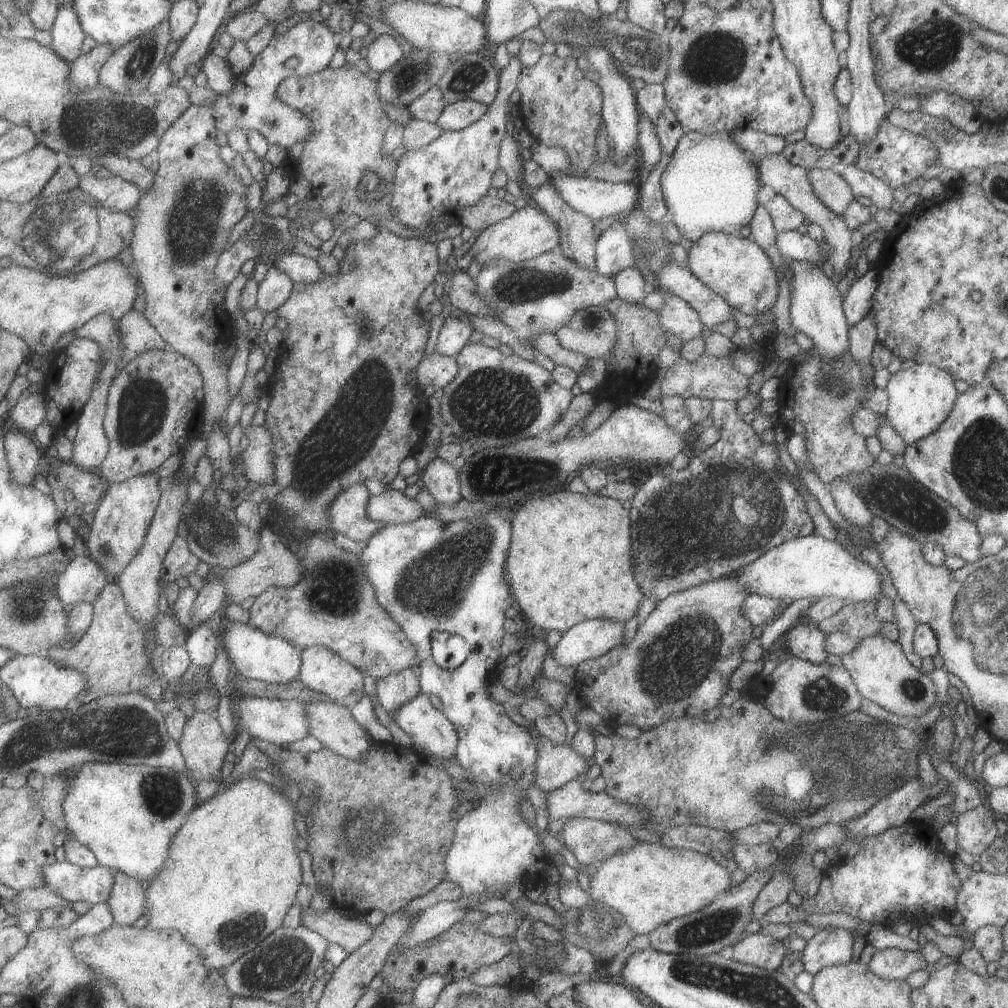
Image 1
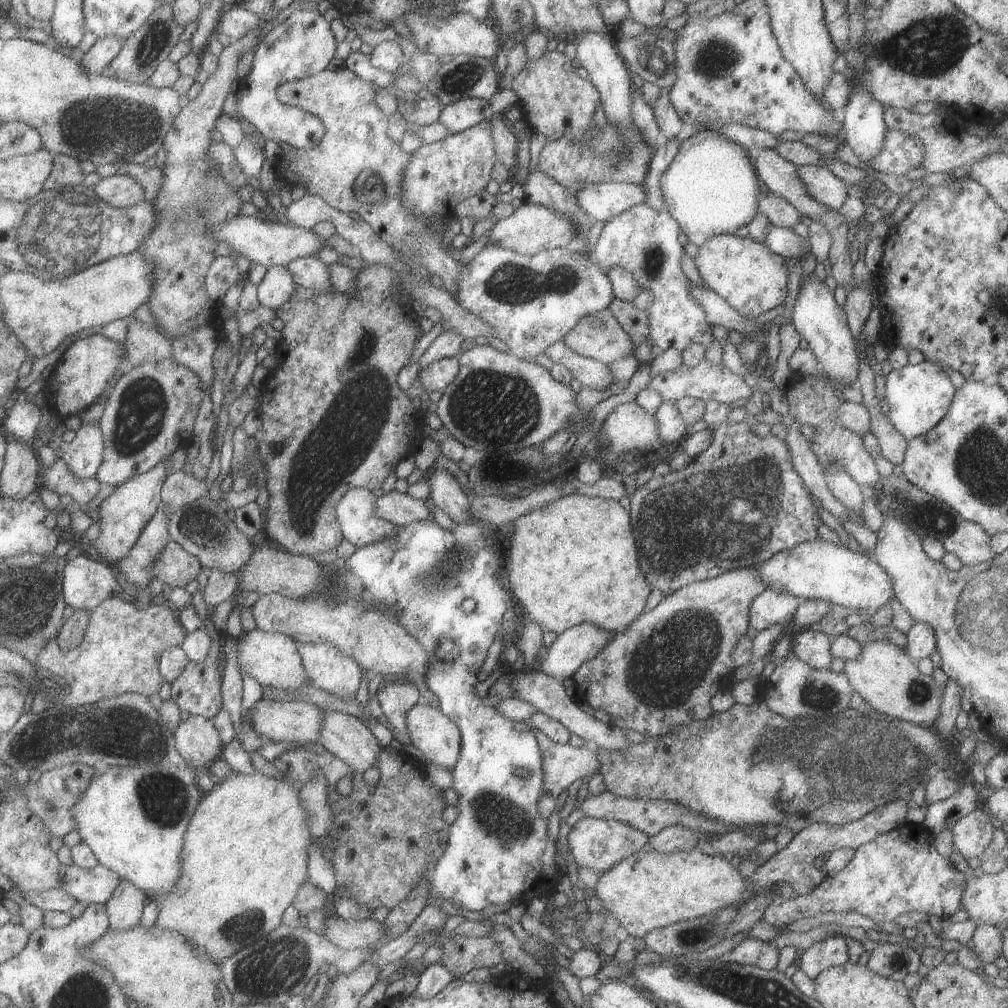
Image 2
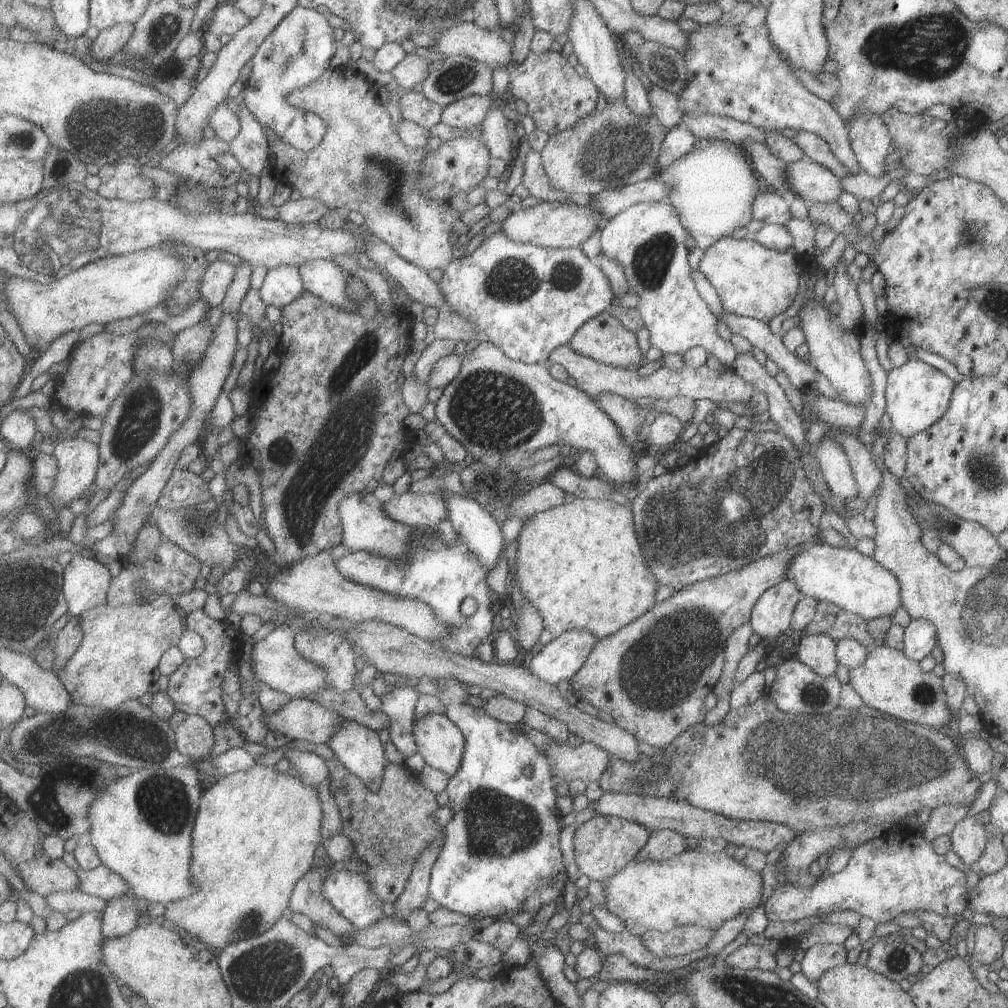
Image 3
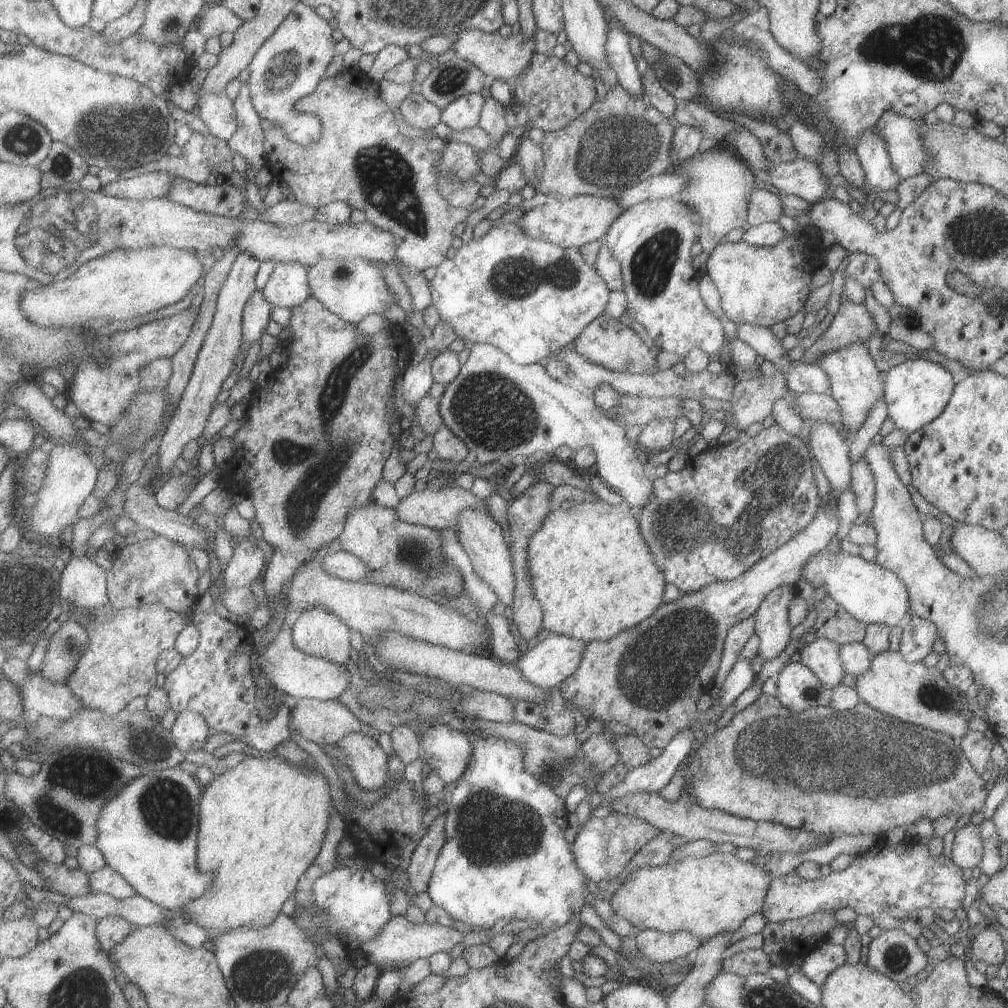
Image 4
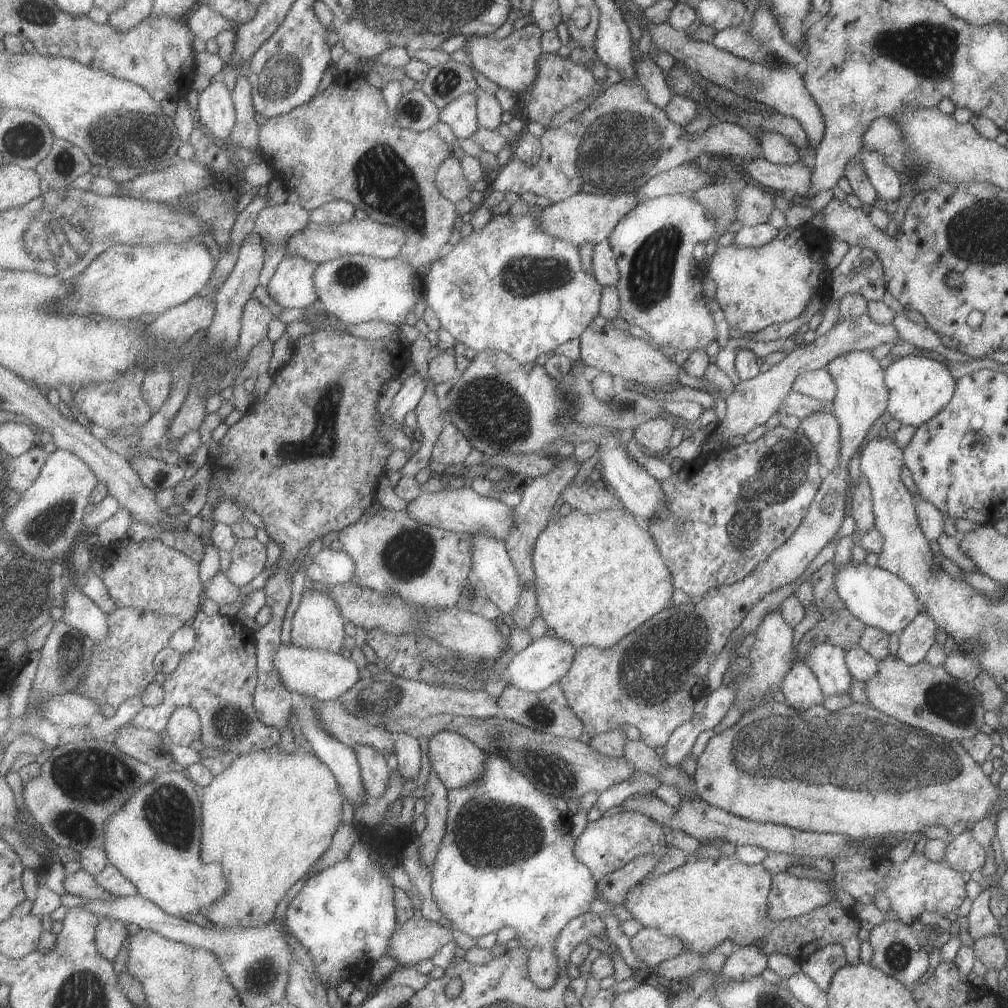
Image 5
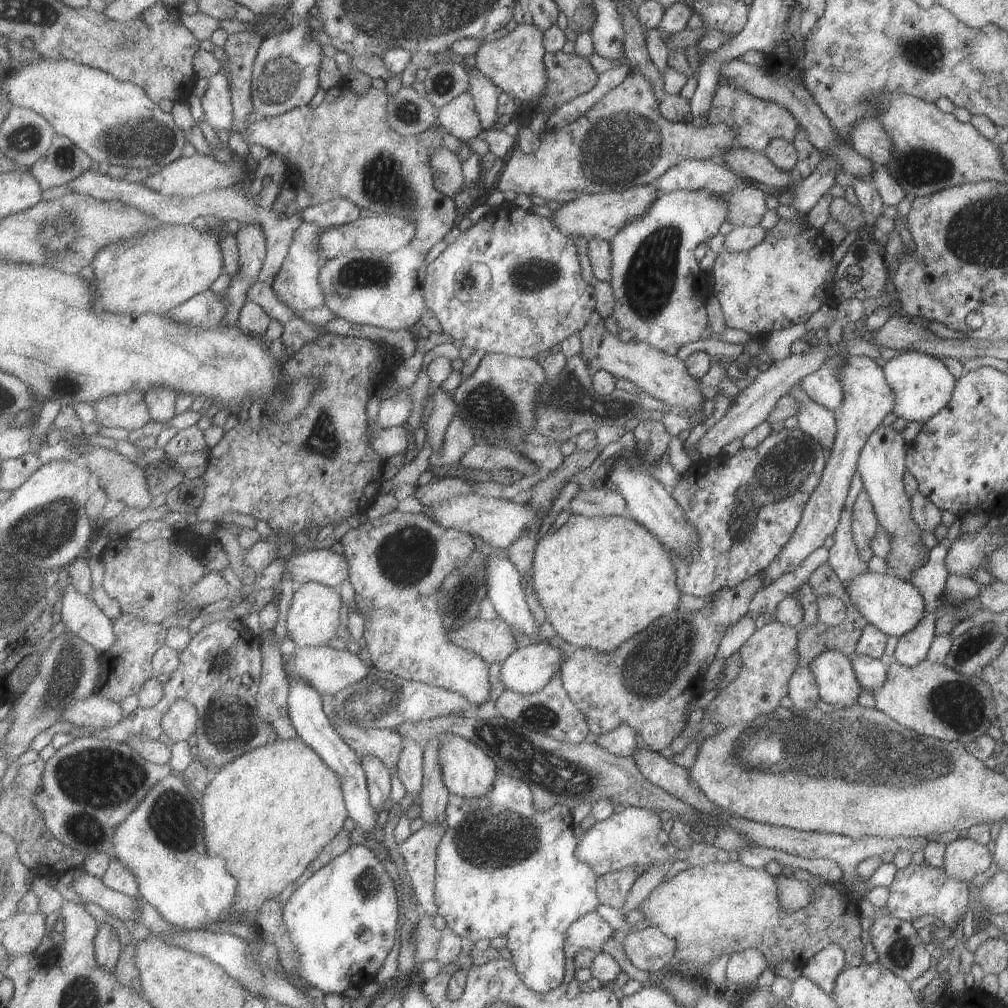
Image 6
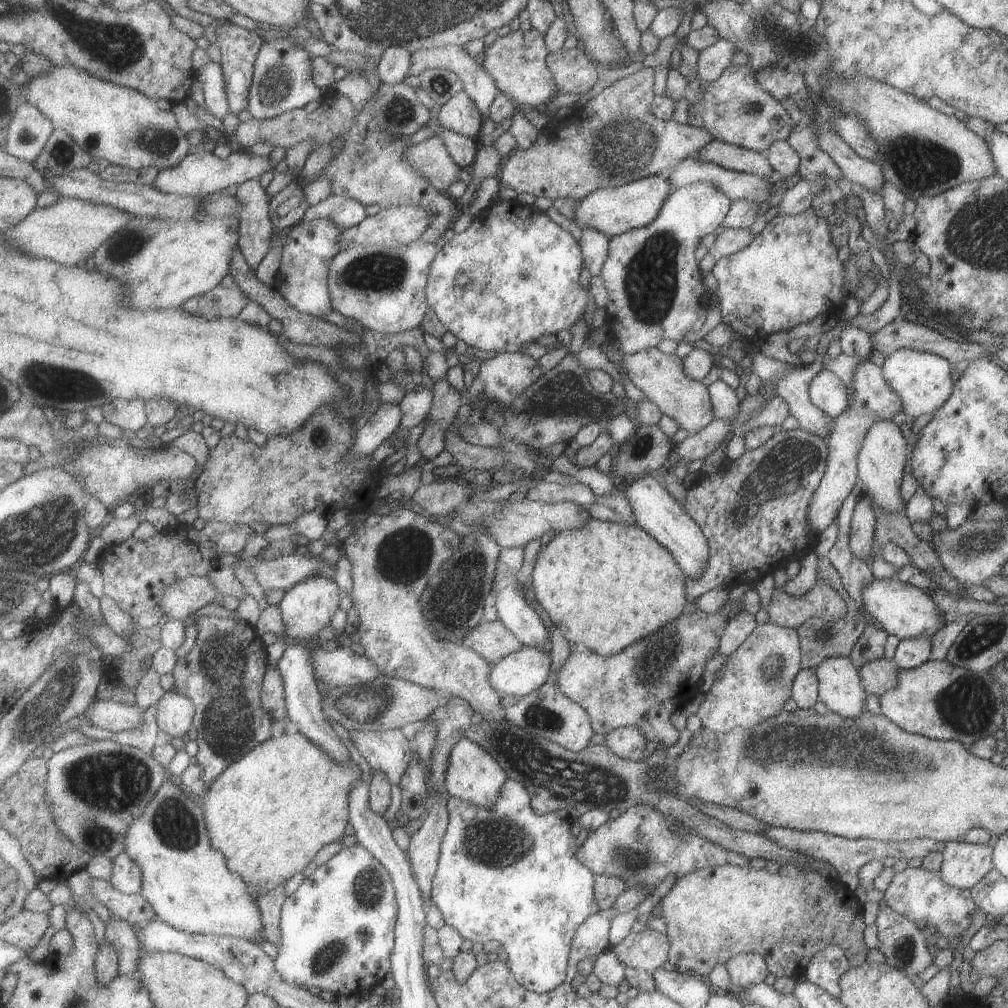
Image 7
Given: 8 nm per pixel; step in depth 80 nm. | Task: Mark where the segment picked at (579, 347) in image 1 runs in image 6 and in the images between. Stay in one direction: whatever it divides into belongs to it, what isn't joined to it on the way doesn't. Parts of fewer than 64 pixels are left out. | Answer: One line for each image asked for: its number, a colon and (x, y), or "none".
2: (597, 335)
3: (602, 338)
4: (604, 341)
5: (602, 346)
6: (664, 378)

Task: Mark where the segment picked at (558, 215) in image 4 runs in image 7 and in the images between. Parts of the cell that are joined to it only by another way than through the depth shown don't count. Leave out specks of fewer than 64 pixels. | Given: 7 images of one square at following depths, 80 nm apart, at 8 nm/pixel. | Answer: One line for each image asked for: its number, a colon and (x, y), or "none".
5: (584, 217)
6: (598, 215)
7: (611, 211)

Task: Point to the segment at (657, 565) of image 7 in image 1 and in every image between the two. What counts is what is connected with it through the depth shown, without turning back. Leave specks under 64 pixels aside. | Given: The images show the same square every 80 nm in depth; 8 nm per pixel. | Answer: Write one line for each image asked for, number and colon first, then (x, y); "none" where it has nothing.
1: (557, 563)
2: (574, 561)
3: (580, 565)
4: (591, 572)
5: (597, 576)
6: (599, 580)

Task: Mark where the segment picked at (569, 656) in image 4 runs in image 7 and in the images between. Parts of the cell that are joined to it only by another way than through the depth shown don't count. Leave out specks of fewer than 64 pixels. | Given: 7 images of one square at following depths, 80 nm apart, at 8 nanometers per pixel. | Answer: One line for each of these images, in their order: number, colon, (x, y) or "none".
5: (535, 666)
6: (528, 669)
7: (523, 671)

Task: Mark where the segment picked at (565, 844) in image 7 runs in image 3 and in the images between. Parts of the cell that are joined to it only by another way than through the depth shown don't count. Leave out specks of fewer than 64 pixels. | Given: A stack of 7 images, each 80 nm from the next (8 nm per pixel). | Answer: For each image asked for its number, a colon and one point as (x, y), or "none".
3: (500, 854)
4: (504, 855)
5: (506, 860)
6: (503, 868)

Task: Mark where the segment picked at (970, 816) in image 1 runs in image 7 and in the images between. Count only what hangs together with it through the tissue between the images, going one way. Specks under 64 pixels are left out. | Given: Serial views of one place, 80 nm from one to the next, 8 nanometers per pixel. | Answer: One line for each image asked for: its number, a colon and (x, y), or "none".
2: (971, 834)
3: (967, 840)
4: (966, 852)
5: (963, 854)
6: (963, 859)
7: (963, 864)

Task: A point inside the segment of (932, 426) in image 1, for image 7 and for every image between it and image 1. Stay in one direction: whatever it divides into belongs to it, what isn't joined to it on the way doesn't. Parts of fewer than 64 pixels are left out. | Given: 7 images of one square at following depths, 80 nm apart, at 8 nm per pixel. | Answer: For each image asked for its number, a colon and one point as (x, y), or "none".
2: (918, 395)
3: (916, 394)
4: (915, 392)
5: (919, 387)
6: (922, 385)
7: (923, 382)

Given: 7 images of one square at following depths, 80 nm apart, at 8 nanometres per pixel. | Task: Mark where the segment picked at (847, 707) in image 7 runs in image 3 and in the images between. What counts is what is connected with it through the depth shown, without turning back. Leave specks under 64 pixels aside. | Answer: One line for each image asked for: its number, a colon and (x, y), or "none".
3: (817, 652)
4: (821, 656)
5: (827, 663)
6: (836, 683)

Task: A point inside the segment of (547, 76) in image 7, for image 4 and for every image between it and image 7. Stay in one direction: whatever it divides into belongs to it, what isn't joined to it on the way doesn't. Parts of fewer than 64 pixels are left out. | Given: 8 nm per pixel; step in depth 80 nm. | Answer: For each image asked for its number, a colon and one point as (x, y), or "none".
4: (501, 58)
5: (510, 63)
6: (513, 64)

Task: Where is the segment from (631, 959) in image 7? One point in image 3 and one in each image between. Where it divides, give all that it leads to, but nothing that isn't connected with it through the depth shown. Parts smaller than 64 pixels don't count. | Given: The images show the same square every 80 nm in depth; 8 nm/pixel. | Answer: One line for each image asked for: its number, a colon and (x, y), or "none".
3: (680, 940)
4: (653, 946)
5: (651, 947)
6: (649, 950)

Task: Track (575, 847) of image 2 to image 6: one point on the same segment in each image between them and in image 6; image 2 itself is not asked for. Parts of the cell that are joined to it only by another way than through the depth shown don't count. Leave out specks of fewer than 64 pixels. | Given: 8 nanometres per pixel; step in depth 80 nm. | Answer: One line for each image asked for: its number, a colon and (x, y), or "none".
3: (604, 844)
4: (601, 848)
5: (607, 843)
6: (633, 838)

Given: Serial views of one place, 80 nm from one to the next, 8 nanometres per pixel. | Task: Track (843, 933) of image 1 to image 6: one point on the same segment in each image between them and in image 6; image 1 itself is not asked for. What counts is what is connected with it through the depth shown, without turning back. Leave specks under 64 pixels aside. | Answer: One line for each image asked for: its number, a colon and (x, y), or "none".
2: (831, 952)
3: (819, 958)
4: (819, 963)
5: (820, 966)
6: (822, 969)

